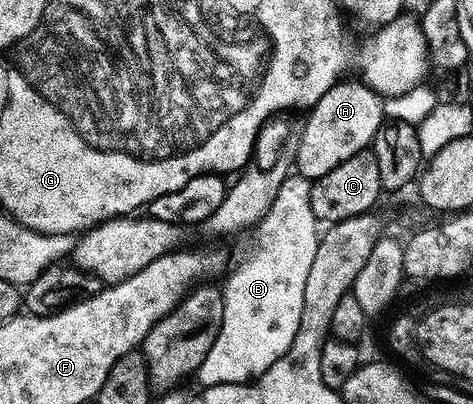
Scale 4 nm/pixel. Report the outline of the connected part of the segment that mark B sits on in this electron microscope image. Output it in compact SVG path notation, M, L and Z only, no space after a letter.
M287 176L270 209L253 226L254 245L250 248L250 256L244 257L235 266L234 273L227 278L222 288L222 325L216 334L216 342L212 342L212 350L208 350L196 373L202 388L251 383L292 346L300 331L300 314L304 310L304 282L308 282L308 270L312 270L312 258L316 258L316 246L320 239L320 221L312 214L310 186L311 181L303 176Z

